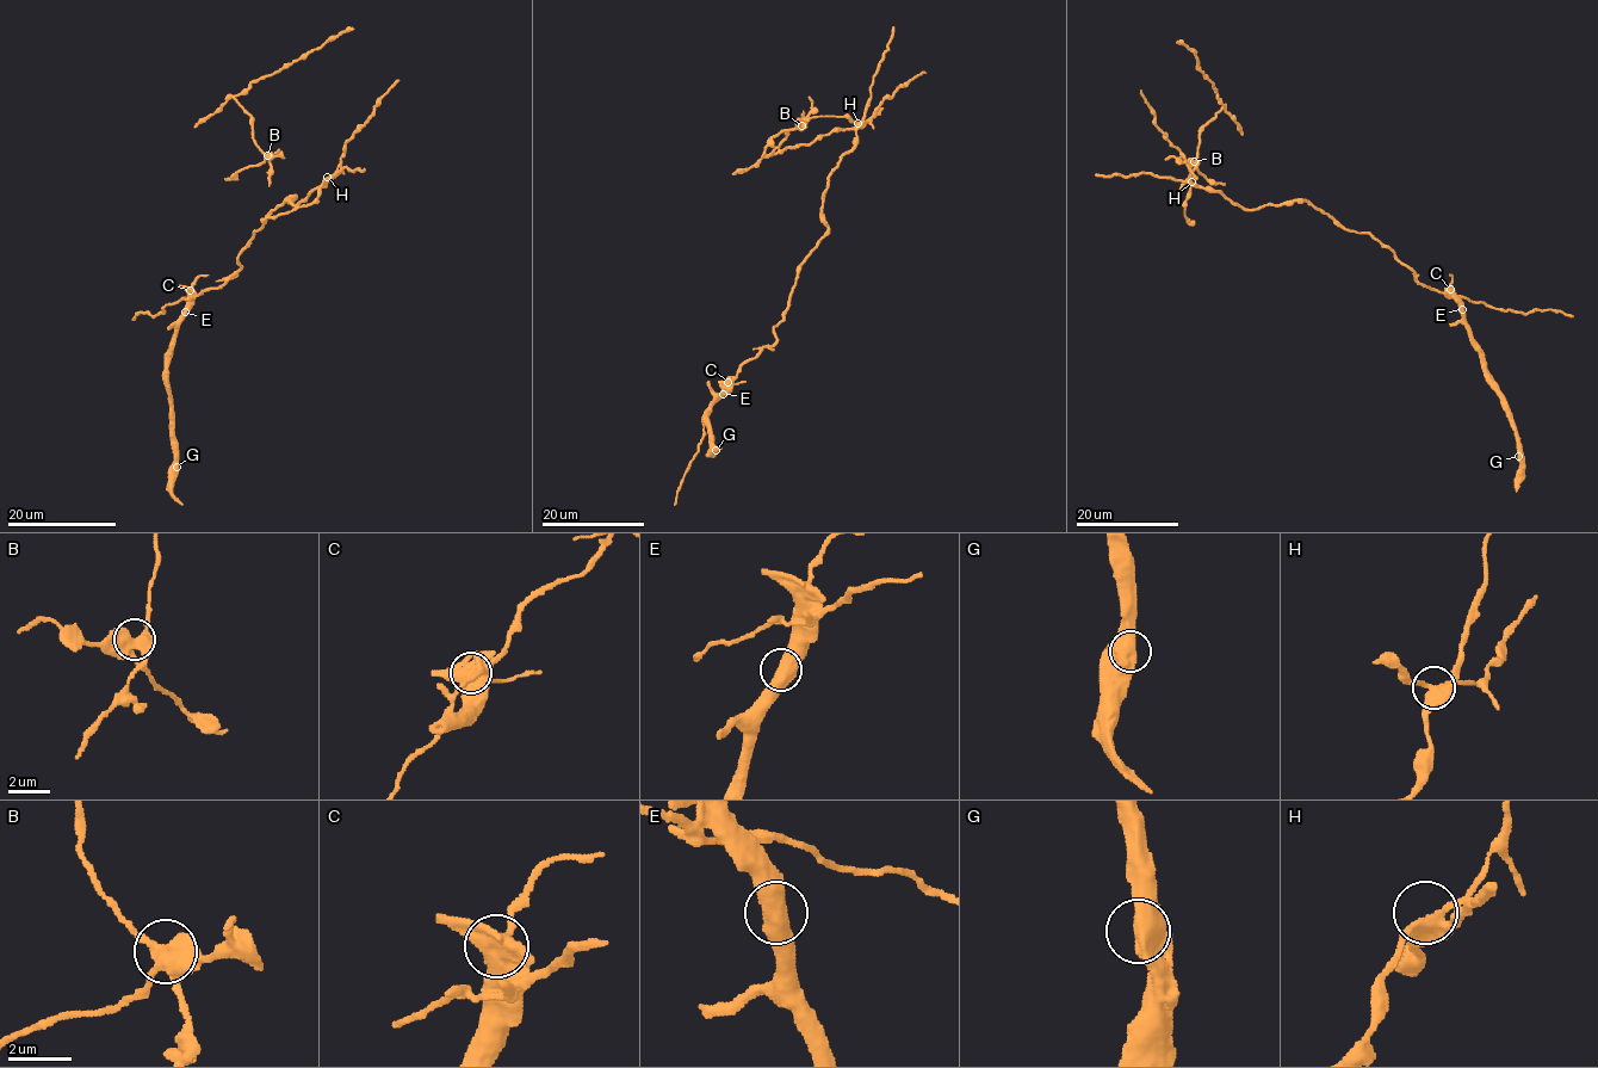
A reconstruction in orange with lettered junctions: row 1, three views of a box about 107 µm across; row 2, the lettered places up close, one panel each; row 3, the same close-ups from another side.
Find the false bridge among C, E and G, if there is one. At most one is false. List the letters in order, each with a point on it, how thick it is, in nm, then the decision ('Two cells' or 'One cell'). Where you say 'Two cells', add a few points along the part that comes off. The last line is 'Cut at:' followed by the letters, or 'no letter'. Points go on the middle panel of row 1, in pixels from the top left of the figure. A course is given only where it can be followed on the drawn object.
C: Place: (728, 382). Thickness 600 nm. Two cells
E: Place: (723, 394). Thickness 600 nm. One cell
G: Place: (716, 450). Thickness 600 nm. One cell
Cut at: C

